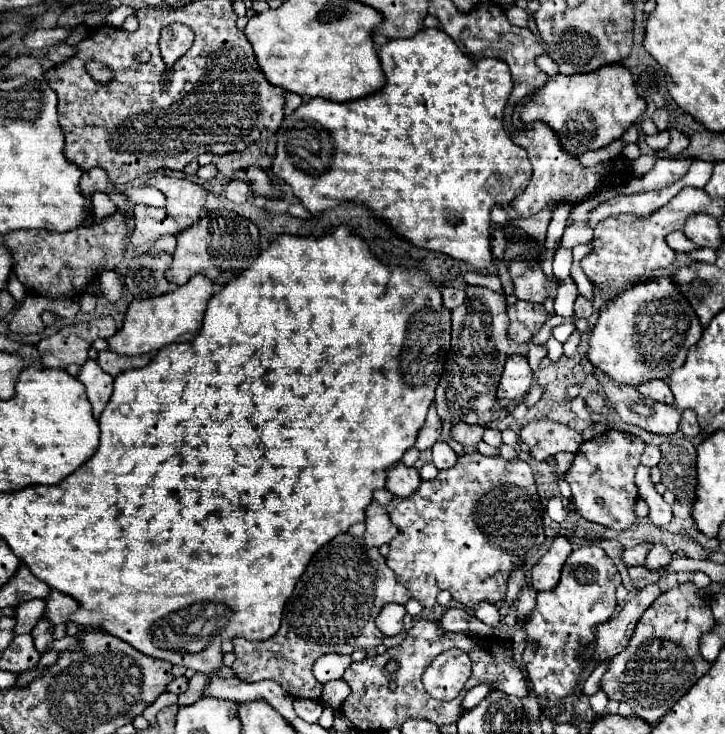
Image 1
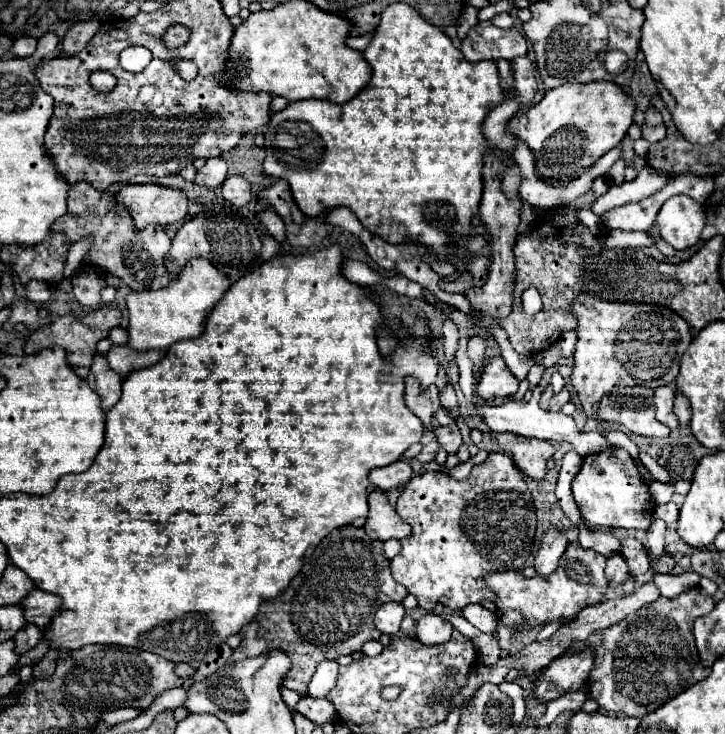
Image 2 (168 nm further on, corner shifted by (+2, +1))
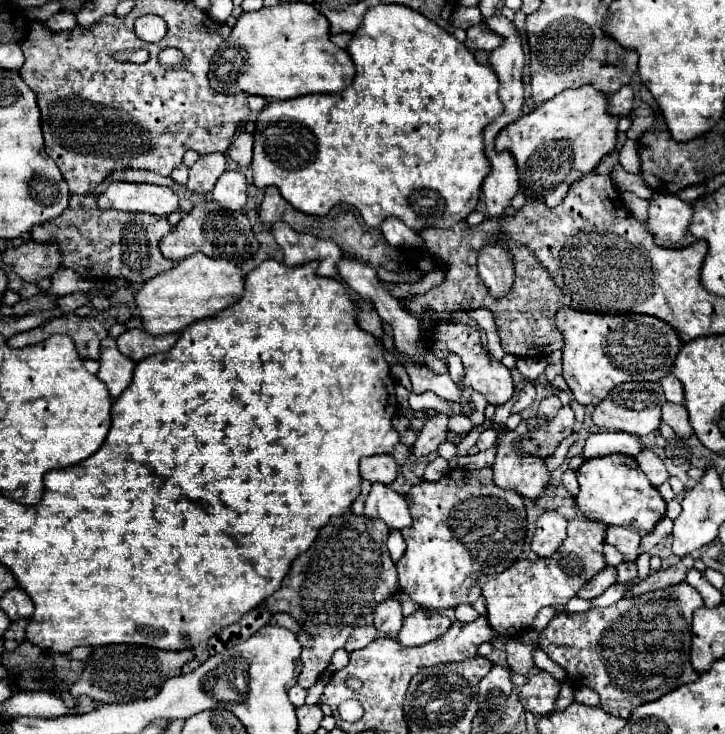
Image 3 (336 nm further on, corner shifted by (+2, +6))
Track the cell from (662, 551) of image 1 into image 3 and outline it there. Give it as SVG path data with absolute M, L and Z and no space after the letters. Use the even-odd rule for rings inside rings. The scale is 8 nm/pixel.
M610 526L606 530L606 542L616 546L624 554L626 562L636 562L636 558L640 554L640 534L636 530Z

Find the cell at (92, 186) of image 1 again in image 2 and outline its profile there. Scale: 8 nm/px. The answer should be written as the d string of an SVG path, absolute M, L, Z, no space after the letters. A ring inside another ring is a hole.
M76 183L68 191L68 213L54 221L50 227L52 233L62 233L70 243L76 243L84 237L92 237L92 247L84 255L82 263L96 265L104 269L104 255L112 255L108 261L108 271L124 281L132 291L160 289L170 283L172 275L164 267L164 255L170 251L170 237L164 227L150 225L146 229L136 229L132 215L116 203L114 195L96 191L86 183Z

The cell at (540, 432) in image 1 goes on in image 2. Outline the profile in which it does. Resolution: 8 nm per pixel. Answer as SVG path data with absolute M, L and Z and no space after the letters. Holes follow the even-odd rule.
M498 433L496 443L502 453L514 455L512 461L520 469L522 475L530 479L544 479L546 475L546 463L554 455L554 445L546 443L542 439L526 439L522 437L512 445L512 435L510 433Z

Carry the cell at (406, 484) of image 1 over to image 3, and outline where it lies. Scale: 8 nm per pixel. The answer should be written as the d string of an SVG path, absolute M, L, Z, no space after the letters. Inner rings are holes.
M392 454L368 456L360 460L360 476L370 482L392 484L398 476L398 460Z

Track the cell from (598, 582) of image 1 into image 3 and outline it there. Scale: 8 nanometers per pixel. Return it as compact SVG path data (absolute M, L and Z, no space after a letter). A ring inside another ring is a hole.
M574 520L568 524L568 538L550 558L538 558L536 562L518 560L502 574L482 574L478 584L482 588L482 596L486 598L488 622L492 630L500 637L529 631L540 608L566 604L570 598L574 598L578 590L606 566L602 554L604 536L606 528L602 524Z

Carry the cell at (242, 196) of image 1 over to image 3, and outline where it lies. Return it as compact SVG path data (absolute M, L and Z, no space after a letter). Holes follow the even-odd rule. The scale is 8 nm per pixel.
M226 170L212 190L212 198L220 202L226 210L242 210L248 198L246 176L238 170Z

